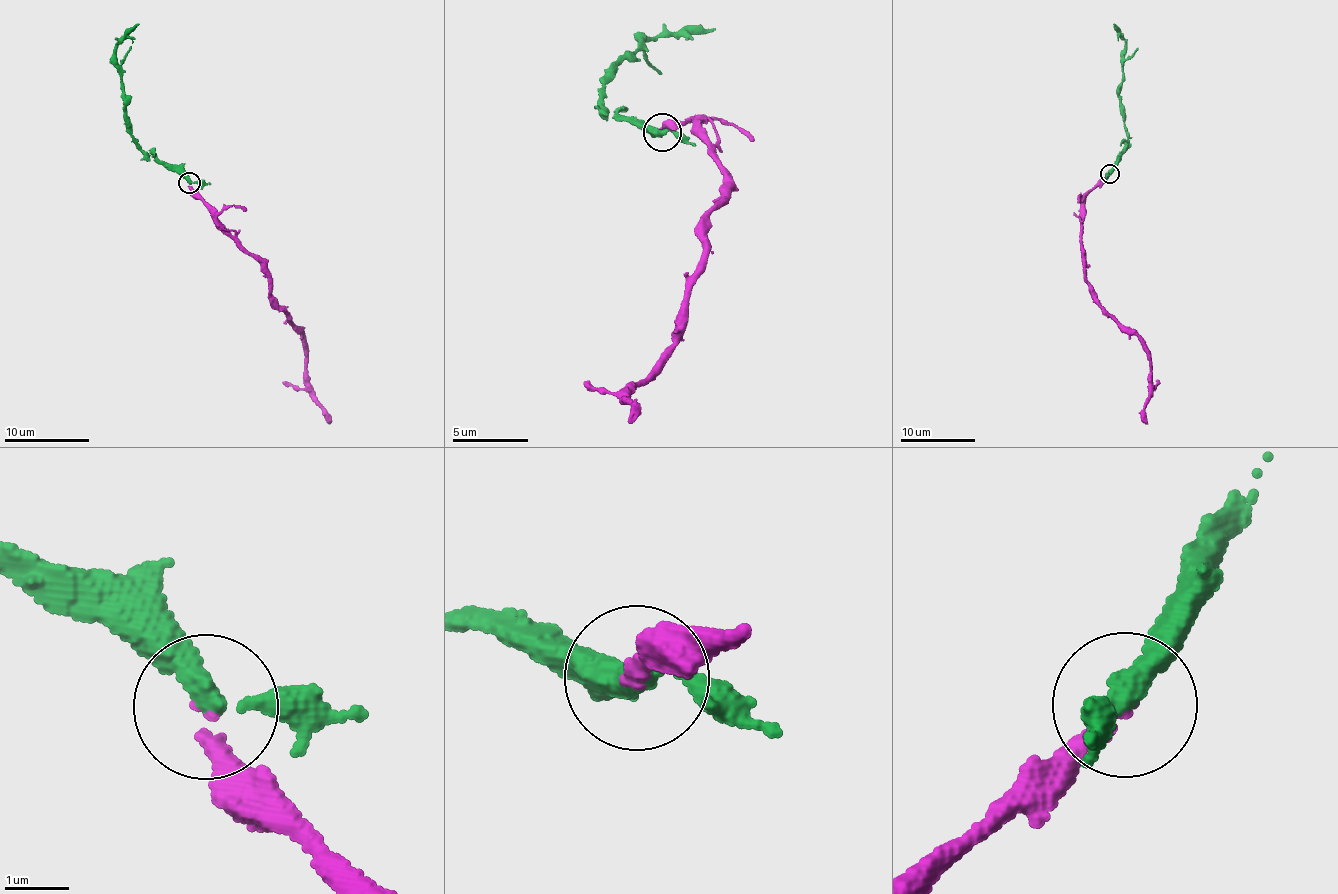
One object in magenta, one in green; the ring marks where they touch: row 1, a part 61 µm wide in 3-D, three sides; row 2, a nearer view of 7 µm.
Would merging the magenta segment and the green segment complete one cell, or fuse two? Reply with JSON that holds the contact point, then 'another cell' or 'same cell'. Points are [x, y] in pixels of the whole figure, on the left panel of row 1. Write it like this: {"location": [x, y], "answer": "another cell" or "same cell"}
{"location": [189, 182], "answer": "same cell"}

